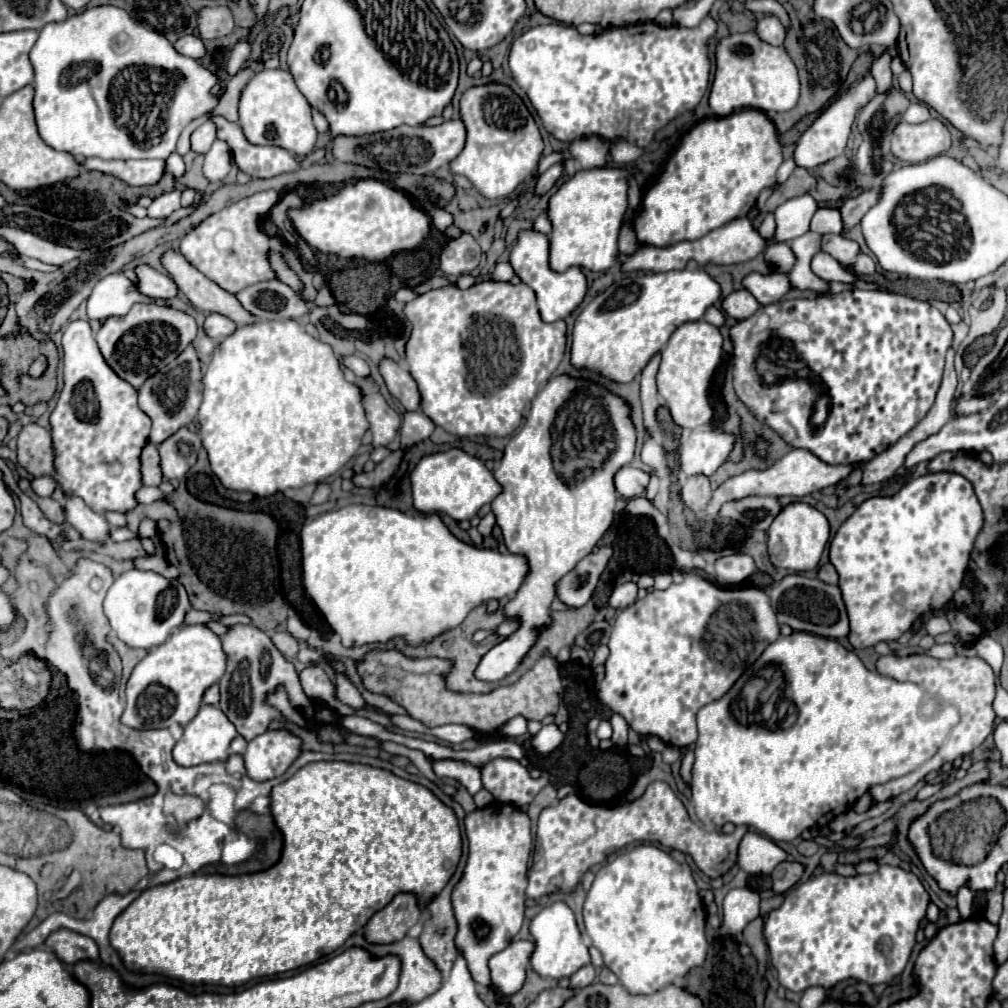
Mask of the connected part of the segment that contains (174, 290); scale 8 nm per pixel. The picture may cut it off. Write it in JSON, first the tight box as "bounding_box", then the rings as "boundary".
{"bounding_box":[136,265,180,299],"boundary":[[[140,265],[136,269],[136,275],[138,275],[136,289],[142,295],[146,295],[146,297],[152,297],[152,299],[174,299],[180,293],[178,285],[174,283],[172,277],[162,275],[162,273],[150,269],[148,265]]]}

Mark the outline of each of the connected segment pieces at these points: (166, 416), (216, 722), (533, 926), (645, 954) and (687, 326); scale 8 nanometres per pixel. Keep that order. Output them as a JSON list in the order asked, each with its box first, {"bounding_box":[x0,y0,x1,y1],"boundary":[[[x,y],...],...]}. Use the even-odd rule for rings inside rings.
[{"bounding_box":[138,345,202,445],"boundary":[[[188,345],[174,363],[166,365],[162,371],[146,379],[146,383],[138,389],[138,405],[140,409],[152,419],[152,433],[150,443],[158,445],[166,441],[174,431],[188,427],[194,417],[198,415],[198,407],[202,403],[202,373],[200,373],[200,361],[192,345]]]},{"bounding_box":[174,705,236,767],"boundary":[[[202,705],[198,715],[184,727],[184,735],[174,747],[174,761],[184,767],[226,761],[234,737],[236,727],[228,717],[218,707]]]},{"bounding_box":[530,901,590,979],"boundary":[[[556,901],[548,907],[544,907],[532,921],[530,921],[530,933],[534,937],[536,949],[532,955],[532,967],[542,977],[562,979],[570,977],[574,971],[578,971],[584,965],[590,965],[590,953],[588,947],[582,941],[582,935],[578,931],[576,919],[572,909],[564,901]]]},{"bounding_box":[582,843,708,995],"boundary":[[[649,843],[631,844],[607,857],[606,865],[596,873],[586,895],[582,917],[592,945],[604,957],[604,965],[632,995],[650,995],[660,991],[676,977],[684,977],[692,967],[702,965],[708,953],[704,933],[706,909],[690,867],[686,863],[678,863],[666,851]]]},{"bounding_box":[658,321,722,429],"boundary":[[[692,321],[680,325],[666,347],[662,349],[662,361],[658,369],[658,393],[664,397],[672,419],[680,427],[696,429],[712,421],[714,409],[710,405],[710,381],[722,359],[722,333],[718,327],[706,321]]]}]

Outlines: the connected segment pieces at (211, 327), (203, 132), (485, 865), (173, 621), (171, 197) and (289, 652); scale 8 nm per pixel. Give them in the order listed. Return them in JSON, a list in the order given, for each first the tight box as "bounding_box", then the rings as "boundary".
[{"bounding_box":[204,313,236,339],"boundary":[[[210,313],[204,321],[204,331],[208,337],[212,339],[224,339],[228,335],[232,335],[236,331],[236,323],[224,315],[218,313]]]},{"bounding_box":[192,121,216,153],"boundary":[[[206,121],[192,133],[192,151],[208,153],[214,141],[216,141],[216,125],[214,121]]]},{"bounding_box":[452,803,532,987],"boundary":[[[492,803],[466,815],[466,835],[470,853],[464,875],[452,893],[454,913],[458,919],[456,947],[466,957],[474,981],[492,987],[488,959],[508,947],[524,919],[524,891],[528,881],[526,867],[532,847],[530,819],[508,803]]]},{"bounding_box":[104,569,188,649],"boundary":[[[140,569],[116,577],[104,599],[104,613],[110,619],[112,629],[118,639],[132,649],[152,649],[162,645],[172,631],[184,623],[188,609],[188,593],[178,579],[166,579],[154,571]]]},{"bounding_box":[148,191,180,219],"boundary":[[[180,191],[164,193],[162,197],[154,199],[148,207],[148,217],[152,219],[168,219],[176,209],[180,209]]]},{"bounding_box":[272,631,300,657],"boundary":[[[286,631],[284,633],[274,633],[272,635],[272,641],[280,649],[280,653],[284,653],[286,657],[296,657],[296,653],[300,649],[298,641],[290,633],[286,633]]]}]

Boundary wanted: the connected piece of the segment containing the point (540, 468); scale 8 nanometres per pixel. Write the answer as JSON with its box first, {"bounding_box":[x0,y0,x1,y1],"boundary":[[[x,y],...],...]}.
{"bounding_box":[476,375,636,681],"boundary":[[[556,375],[556,377],[552,377],[552,379],[536,393],[536,397],[532,399],[532,407],[530,407],[530,413],[528,413],[528,417],[526,417],[526,423],[524,423],[522,429],[508,441],[500,465],[494,469],[494,477],[496,477],[496,481],[504,487],[504,493],[500,493],[500,495],[492,501],[492,511],[494,511],[494,515],[496,515],[496,519],[498,519],[498,525],[500,525],[500,529],[502,529],[504,543],[506,543],[508,551],[528,557],[528,563],[530,563],[530,573],[528,573],[528,577],[524,579],[520,591],[518,591],[516,597],[504,607],[506,617],[514,617],[514,615],[520,617],[522,627],[520,627],[514,635],[510,635],[506,641],[502,641],[500,645],[496,645],[494,649],[490,649],[490,651],[482,657],[482,661],[480,661],[478,669],[476,669],[476,677],[478,677],[478,679],[482,679],[482,681],[498,681],[498,679],[502,679],[504,675],[512,673],[512,671],[518,667],[520,659],[526,655],[526,651],[534,645],[536,635],[538,635],[538,629],[540,629],[542,625],[548,625],[548,623],[550,623],[550,603],[552,603],[552,599],[554,599],[554,583],[556,583],[558,579],[562,579],[562,575],[566,575],[566,571],[570,571],[584,555],[588,555],[588,553],[594,549],[594,545],[600,541],[600,537],[608,531],[608,527],[612,525],[612,515],[614,515],[614,505],[616,505],[614,475],[616,475],[616,471],[618,471],[620,467],[624,467],[624,465],[628,465],[628,463],[632,461],[634,449],[636,449],[636,429],[634,429],[634,423],[632,423],[632,419],[630,419],[630,405],[626,403],[626,399],[622,399],[620,395],[608,391],[604,385],[598,385],[596,381],[588,381],[588,379],[576,379],[576,377],[570,377],[570,375]]]}

